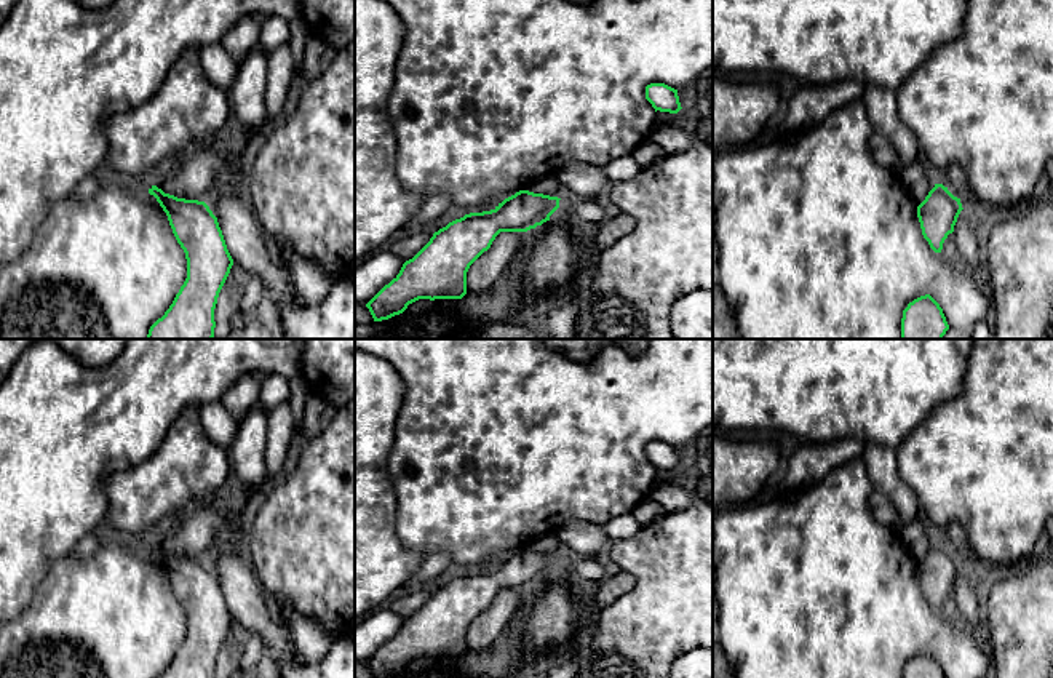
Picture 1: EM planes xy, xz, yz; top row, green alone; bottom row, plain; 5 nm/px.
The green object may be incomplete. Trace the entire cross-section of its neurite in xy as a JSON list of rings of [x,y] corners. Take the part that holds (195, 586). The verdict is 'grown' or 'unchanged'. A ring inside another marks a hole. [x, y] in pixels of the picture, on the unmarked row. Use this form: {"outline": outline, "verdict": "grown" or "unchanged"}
{"outline": [[[157,544],[149,552],[166,571],[187,617],[187,636],[158,678],[214,678],[219,651],[233,624],[217,576],[205,560],[177,556]]], "verdict": "unchanged"}

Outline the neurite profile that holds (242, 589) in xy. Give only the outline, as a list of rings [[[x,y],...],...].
[[[216,547],[208,564],[217,576],[227,608],[235,622],[257,633],[280,665],[281,678],[355,678],[355,638],[336,638],[328,654],[315,664],[302,664],[286,619],[273,622],[262,596],[249,556],[235,547]]]

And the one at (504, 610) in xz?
[[[500,590],[467,630],[467,651],[487,649],[521,614],[524,590]]]

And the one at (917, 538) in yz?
[[[922,513],[906,528],[898,531],[898,536],[917,564],[936,542],[933,529],[928,526]]]

